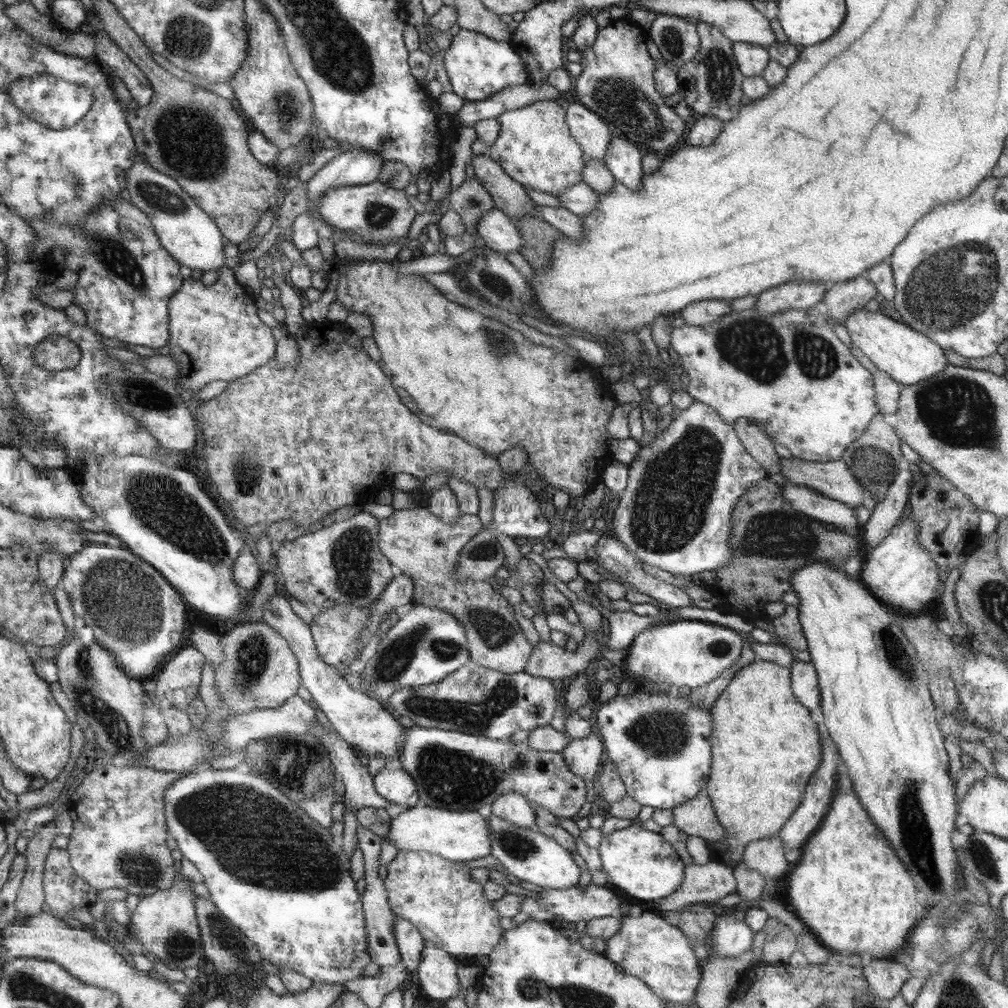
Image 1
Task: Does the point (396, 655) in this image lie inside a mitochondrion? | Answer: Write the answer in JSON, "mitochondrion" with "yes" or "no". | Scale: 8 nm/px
{"mitochondrion":"yes"}

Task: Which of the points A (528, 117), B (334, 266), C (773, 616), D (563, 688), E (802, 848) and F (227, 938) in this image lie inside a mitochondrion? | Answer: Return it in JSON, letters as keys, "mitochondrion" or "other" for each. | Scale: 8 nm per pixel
{"A":"other","B":"other","C":"other","D":"other","E":"other","F":"mitochondrion"}

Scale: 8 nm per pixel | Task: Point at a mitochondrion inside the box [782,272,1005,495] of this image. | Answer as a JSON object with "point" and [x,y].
{"point":[959,412]}

